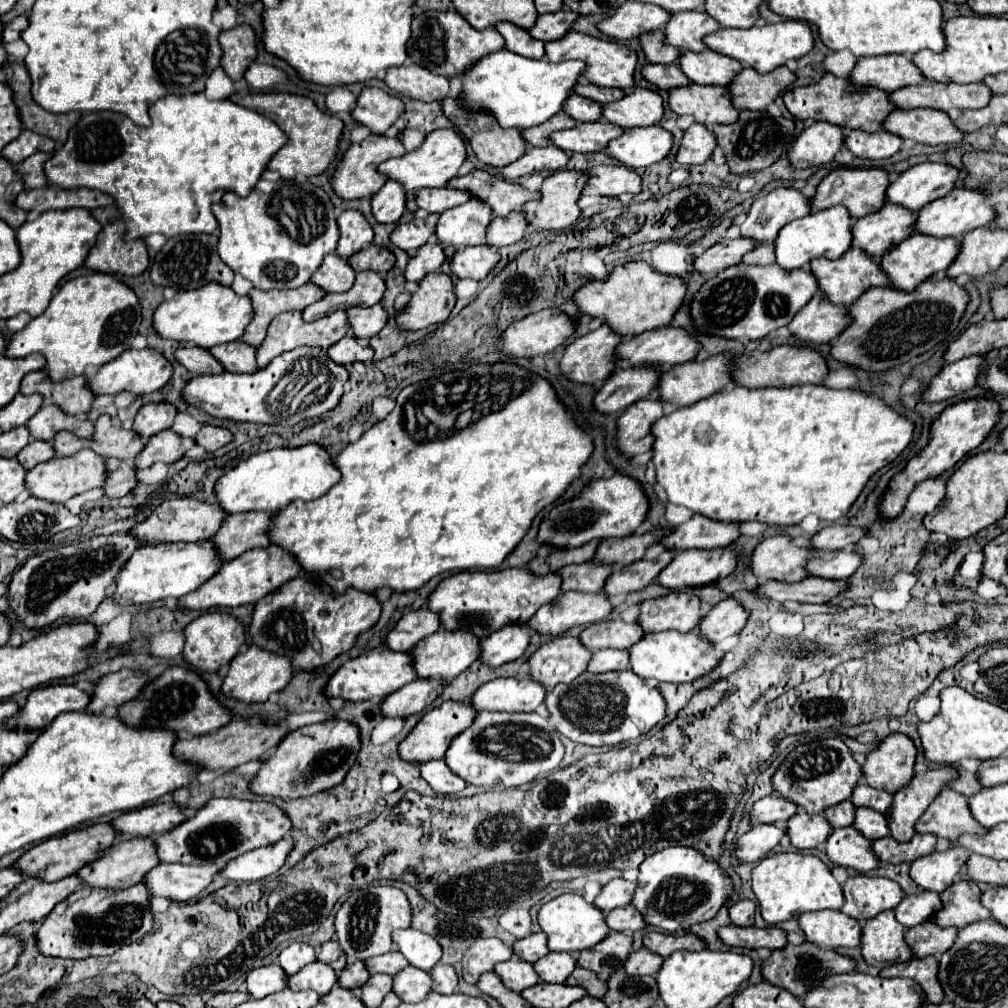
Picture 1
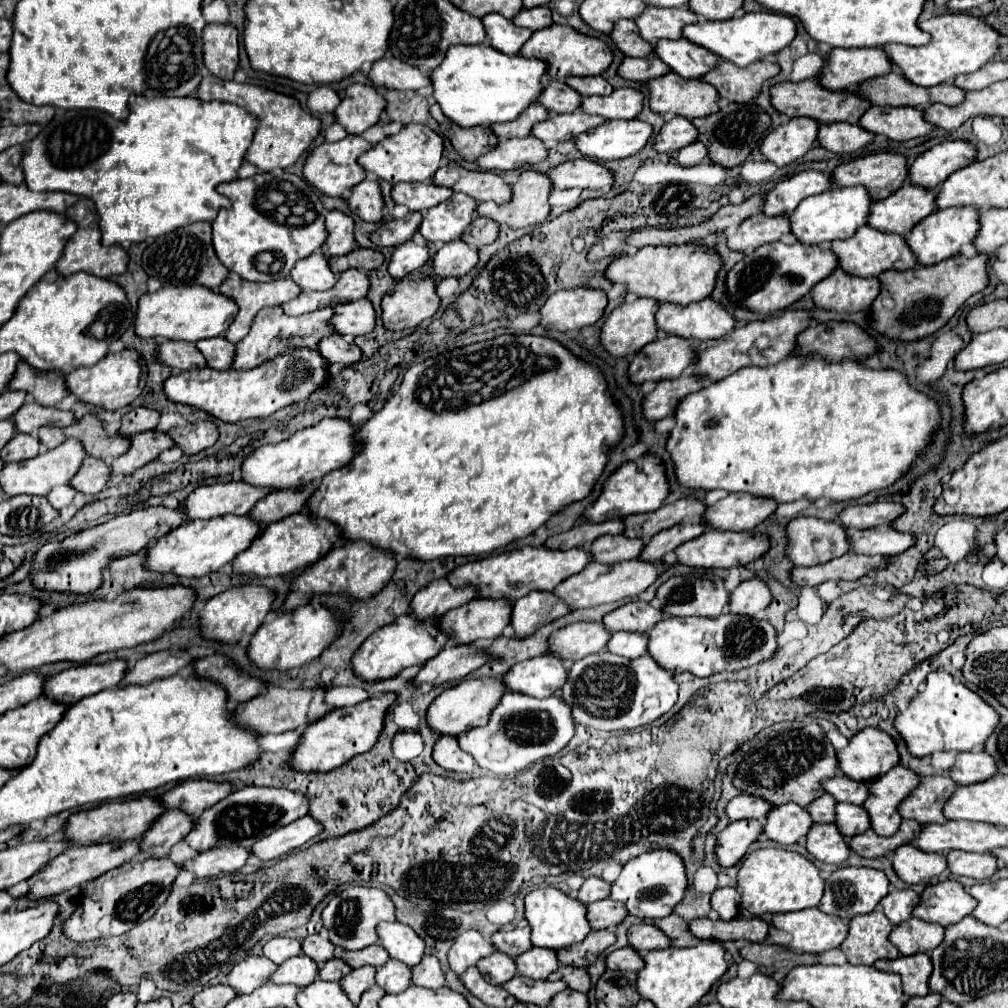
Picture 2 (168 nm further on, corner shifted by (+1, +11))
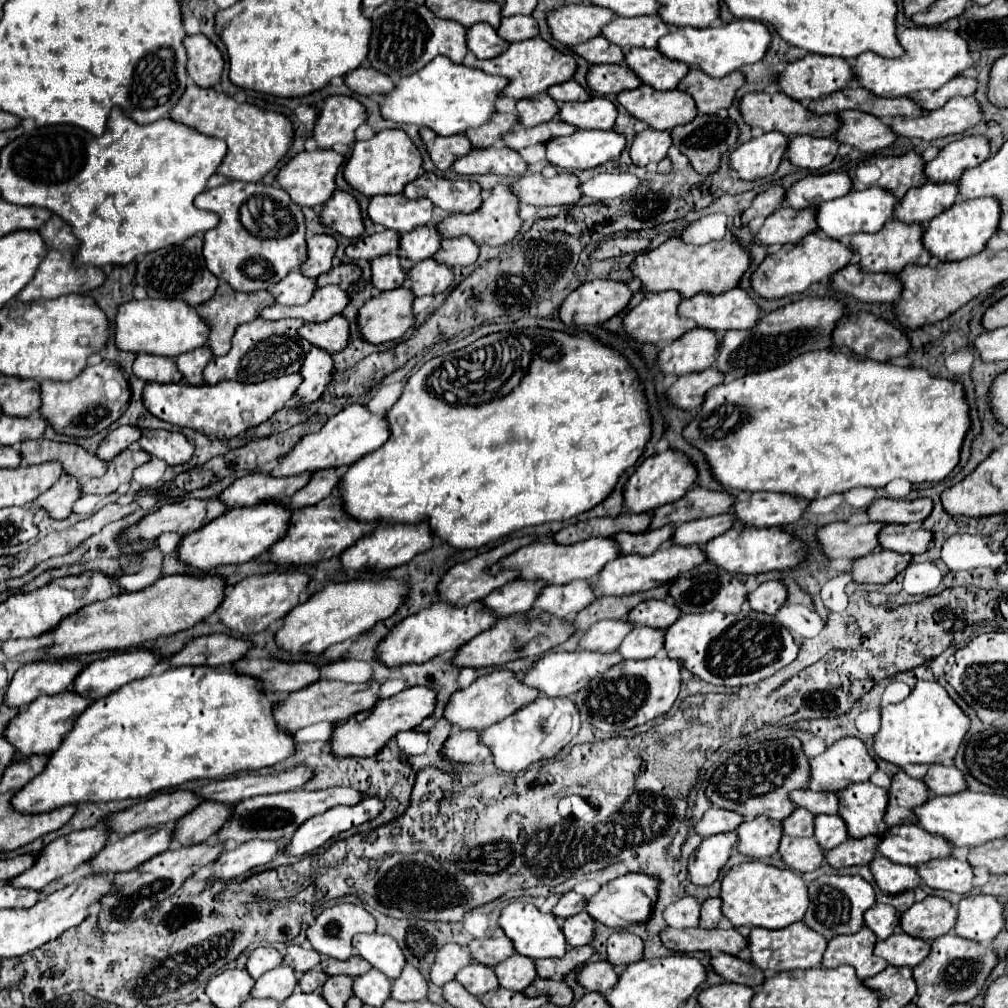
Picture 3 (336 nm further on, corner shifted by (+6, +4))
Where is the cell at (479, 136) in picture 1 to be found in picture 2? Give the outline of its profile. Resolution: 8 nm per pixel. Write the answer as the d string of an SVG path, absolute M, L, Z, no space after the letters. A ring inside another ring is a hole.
M434 104L430 106L430 114L440 122L440 130L450 138L456 152L468 162L476 162L476 158L498 146L498 138L488 126L460 128L452 120L448 120L448 116L444 116L444 112Z

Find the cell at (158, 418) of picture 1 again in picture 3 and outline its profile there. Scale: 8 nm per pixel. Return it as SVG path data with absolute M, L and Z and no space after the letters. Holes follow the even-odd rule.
M123 425L115 431L111 431L95 449L95 457L103 459L103 461L111 461L113 457L117 457L121 451L125 451L129 445L133 445L141 435L141 429L131 427L131 425Z

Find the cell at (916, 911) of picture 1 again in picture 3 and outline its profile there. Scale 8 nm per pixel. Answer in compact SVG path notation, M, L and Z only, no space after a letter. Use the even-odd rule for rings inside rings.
M875 905L865 913L865 925L877 935L877 939L887 939L899 927L899 915L891 905Z

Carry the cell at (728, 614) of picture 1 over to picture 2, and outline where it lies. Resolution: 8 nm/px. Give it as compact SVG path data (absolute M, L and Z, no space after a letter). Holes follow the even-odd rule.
M758 578L744 580L730 592L730 602L728 602L728 612L730 614L744 614L744 616L754 616L760 610L764 610L772 602L770 590L766 582Z

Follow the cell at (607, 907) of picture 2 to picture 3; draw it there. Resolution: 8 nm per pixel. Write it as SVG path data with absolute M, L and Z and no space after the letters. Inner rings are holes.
M581 911L573 917L567 917L561 923L561 931L563 931L569 947L581 947L581 945L591 943L593 929L595 929L595 923L591 923L591 919L585 911Z

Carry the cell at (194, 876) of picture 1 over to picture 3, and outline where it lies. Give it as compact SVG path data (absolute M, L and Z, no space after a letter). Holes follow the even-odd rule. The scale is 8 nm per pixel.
M275 839L275 841L247 841L235 849L229 849L215 861L215 877L223 881L231 881L247 871L273 861L277 853L283 853L289 845L289 839Z

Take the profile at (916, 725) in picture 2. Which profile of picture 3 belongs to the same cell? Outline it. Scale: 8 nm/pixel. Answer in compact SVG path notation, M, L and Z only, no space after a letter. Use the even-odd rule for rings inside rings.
M919 681L907 699L881 707L881 727L873 737L873 749L881 759L897 767L909 763L951 765L953 759L949 757L955 757L967 729L969 717L957 707L947 691L935 681Z

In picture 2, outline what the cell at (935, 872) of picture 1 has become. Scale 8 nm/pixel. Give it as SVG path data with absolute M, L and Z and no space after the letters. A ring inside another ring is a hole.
M904 844L894 850L892 866L896 874L908 884L932 884L938 882L948 870L944 854L922 852L912 844Z

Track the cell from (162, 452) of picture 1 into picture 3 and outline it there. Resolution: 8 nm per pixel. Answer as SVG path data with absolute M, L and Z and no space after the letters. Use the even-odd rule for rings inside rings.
M131 445L131 447L127 447L127 451L123 451L121 455L117 455L109 463L107 473L103 477L91 479L87 483L81 483L81 493L83 495L89 495L89 493L95 493L95 495L115 493L119 485L129 483L133 469L137 469L143 463L147 463L149 459L151 457L145 451L139 451L137 445Z

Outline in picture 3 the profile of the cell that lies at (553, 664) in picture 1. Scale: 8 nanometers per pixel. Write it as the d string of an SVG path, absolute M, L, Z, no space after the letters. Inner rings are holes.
M607 619L599 621L593 627L589 627L587 635L581 639L579 649L599 651L599 653L611 653L615 651L627 633L633 631L633 623L627 619Z

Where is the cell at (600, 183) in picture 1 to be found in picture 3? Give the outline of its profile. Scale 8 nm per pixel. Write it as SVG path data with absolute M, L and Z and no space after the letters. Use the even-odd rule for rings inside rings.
M559 173L555 177L523 175L511 183L511 193L519 199L519 203L535 207L573 205L581 199L579 181L569 173Z

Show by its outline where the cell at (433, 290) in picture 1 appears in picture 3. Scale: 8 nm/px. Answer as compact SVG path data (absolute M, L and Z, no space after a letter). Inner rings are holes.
M397 287L391 291L383 291L377 297L371 297L359 309L359 337L373 345L403 337L403 333L415 323L411 303L413 295L411 291L407 291L407 287Z

